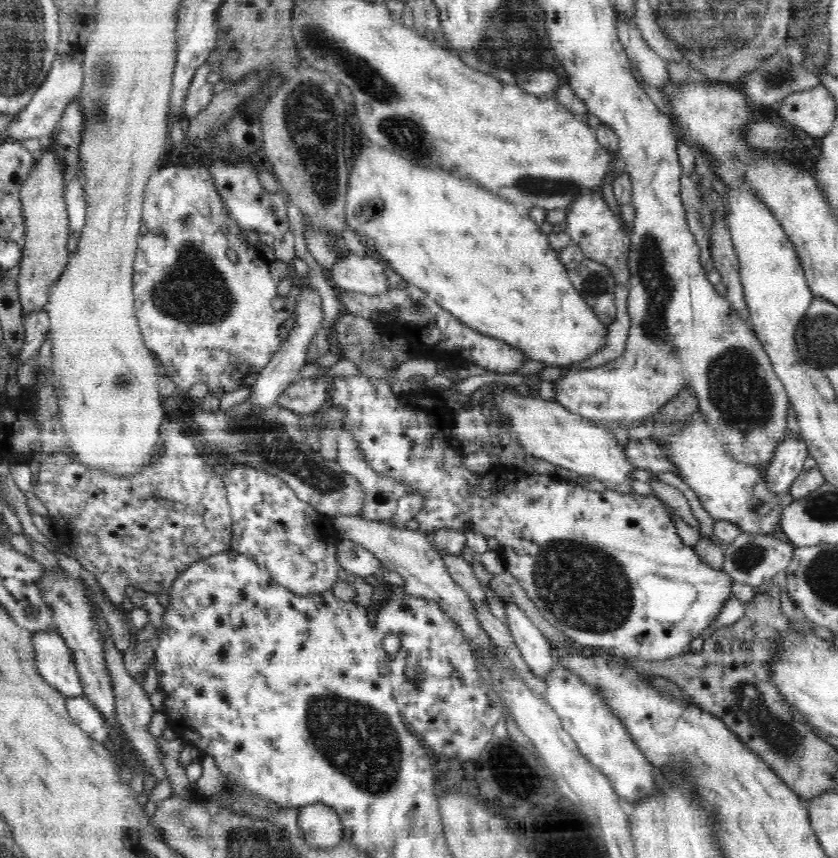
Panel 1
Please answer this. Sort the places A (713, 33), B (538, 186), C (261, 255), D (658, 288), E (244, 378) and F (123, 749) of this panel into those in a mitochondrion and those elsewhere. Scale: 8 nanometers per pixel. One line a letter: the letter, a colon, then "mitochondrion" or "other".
A: mitochondrion
B: mitochondrion
C: other
D: mitochondrion
E: other
F: other

